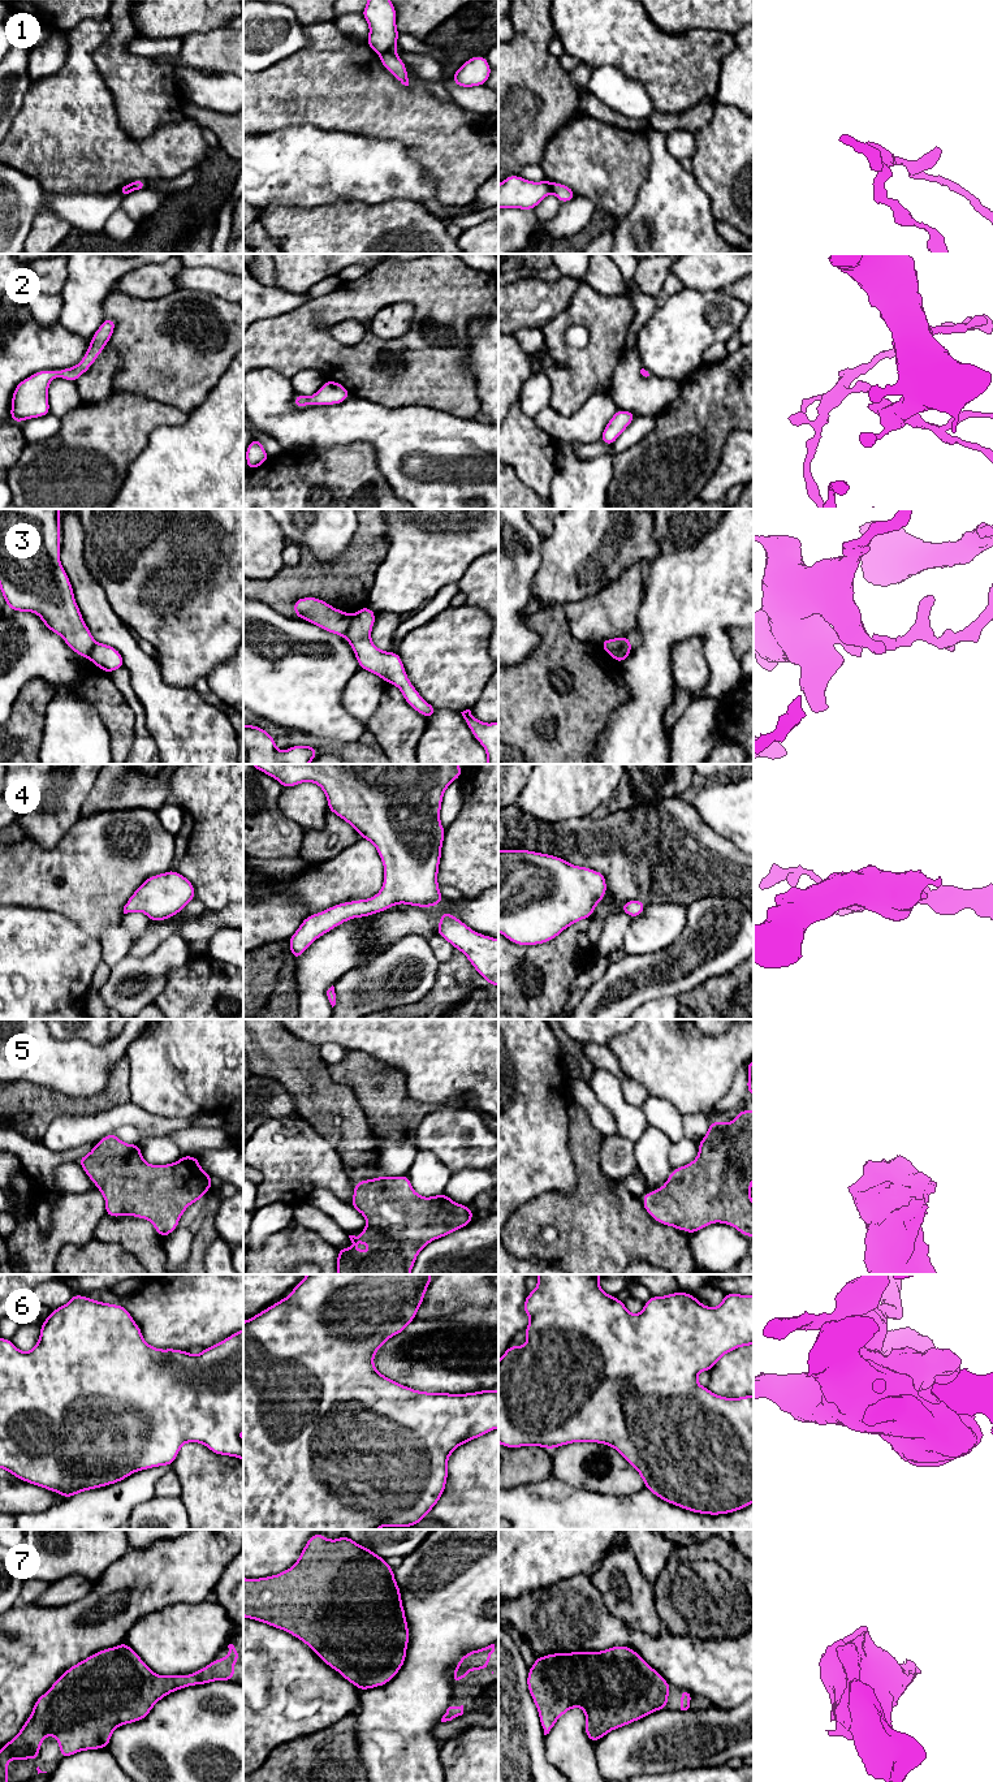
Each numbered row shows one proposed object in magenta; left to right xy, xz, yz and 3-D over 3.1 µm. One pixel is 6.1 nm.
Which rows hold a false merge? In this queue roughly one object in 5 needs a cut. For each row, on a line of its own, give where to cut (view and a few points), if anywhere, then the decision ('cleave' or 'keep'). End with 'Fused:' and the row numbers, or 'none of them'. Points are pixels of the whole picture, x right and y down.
1: cut xz (394, 47), (380, 55); cleave
2: cut none; keep
3: cut xz (352, 616), (345, 637); cleave
4: cut none; keep
5: cut none; keep
6: cut none; keep
7: cut none; keep
Fused: 1, 3

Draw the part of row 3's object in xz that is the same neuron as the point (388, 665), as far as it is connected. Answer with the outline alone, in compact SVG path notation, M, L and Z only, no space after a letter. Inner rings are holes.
M368 607L360 608L351 616L351 622L346 633L346 640L351 646L360 669L366 669L388 683L396 685L411 708L426 719L436 713L436 708L422 699L409 681L403 669L403 663L397 652L384 652L371 640L371 630L376 613Z

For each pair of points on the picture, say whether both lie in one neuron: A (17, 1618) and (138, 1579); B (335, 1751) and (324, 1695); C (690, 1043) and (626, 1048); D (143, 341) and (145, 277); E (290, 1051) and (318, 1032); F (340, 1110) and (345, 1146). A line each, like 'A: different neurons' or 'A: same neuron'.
A: same neuron
B: different neurons
C: same neuron
D: different neurons
E: different neurons
F: same neuron

